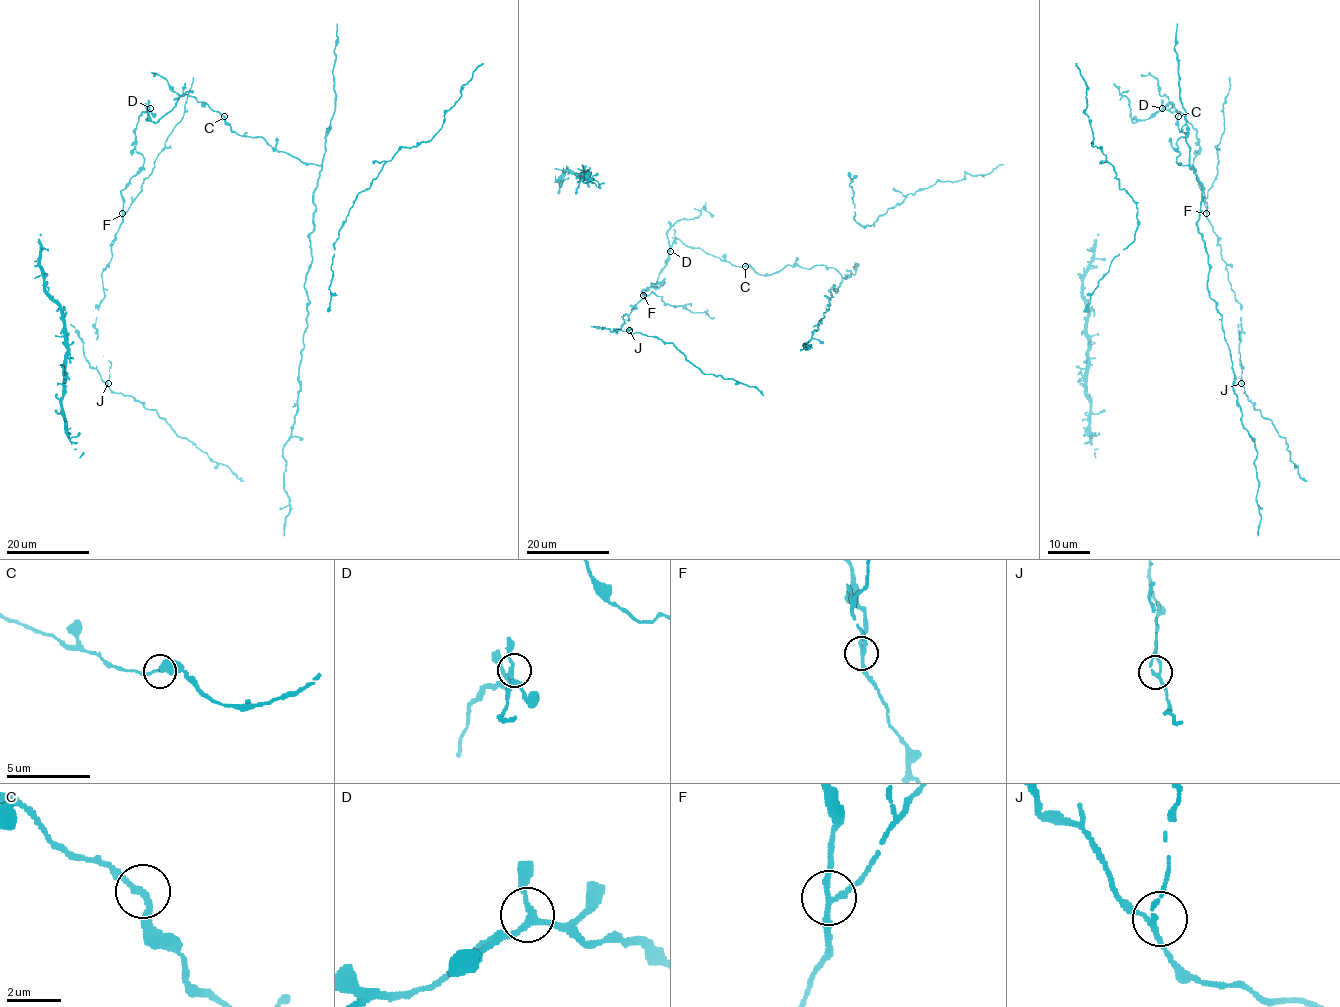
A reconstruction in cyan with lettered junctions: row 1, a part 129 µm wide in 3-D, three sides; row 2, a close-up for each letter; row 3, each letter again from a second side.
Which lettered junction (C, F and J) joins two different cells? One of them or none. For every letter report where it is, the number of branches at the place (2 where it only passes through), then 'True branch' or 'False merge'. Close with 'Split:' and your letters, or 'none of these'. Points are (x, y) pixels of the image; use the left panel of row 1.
C: Place: (224, 116). Branches: 2. True branch
F: Place: (122, 213). Branches: 3. False merge
J: Place: (108, 383). Branches: 3. True branch
Split: F

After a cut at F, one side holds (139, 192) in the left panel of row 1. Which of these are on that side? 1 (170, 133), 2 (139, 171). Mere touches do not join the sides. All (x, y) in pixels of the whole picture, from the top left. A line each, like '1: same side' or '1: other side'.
1: same side
2: other side

